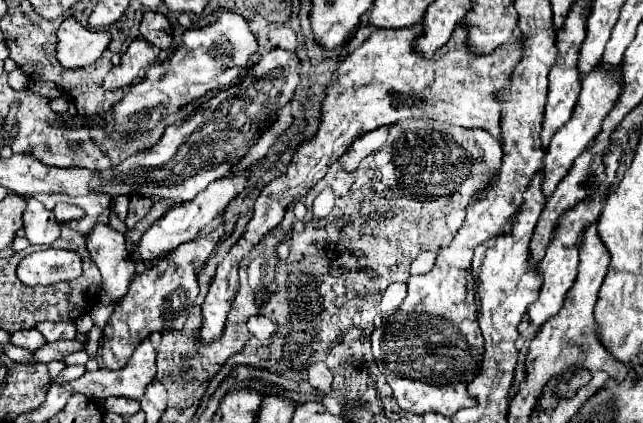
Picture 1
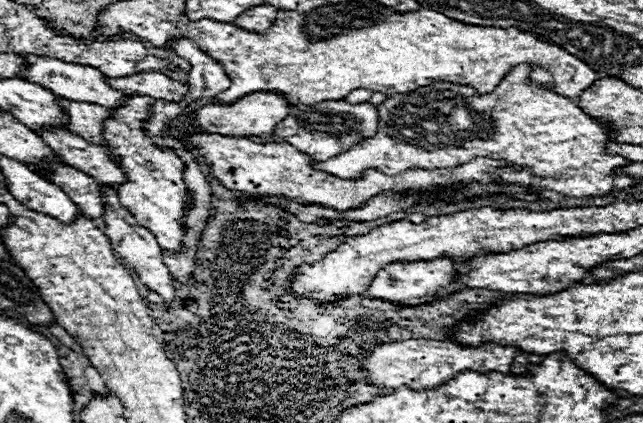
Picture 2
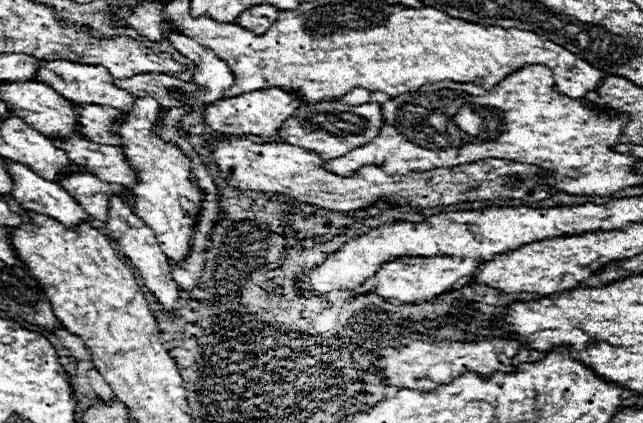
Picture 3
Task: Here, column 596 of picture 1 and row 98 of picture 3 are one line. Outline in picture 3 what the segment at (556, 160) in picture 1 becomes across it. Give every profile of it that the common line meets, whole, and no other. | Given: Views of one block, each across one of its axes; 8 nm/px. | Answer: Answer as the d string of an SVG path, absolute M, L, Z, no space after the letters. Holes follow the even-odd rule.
M38 60L38 62L40 62L40 66L38 66L38 74L34 80L54 88L66 100L72 100L76 104L108 104L110 108L118 108L118 110L132 108L134 96L130 92L124 92L124 90L112 86L112 76L108 76L108 72L100 66L74 64L74 62L66 62L66 60Z

